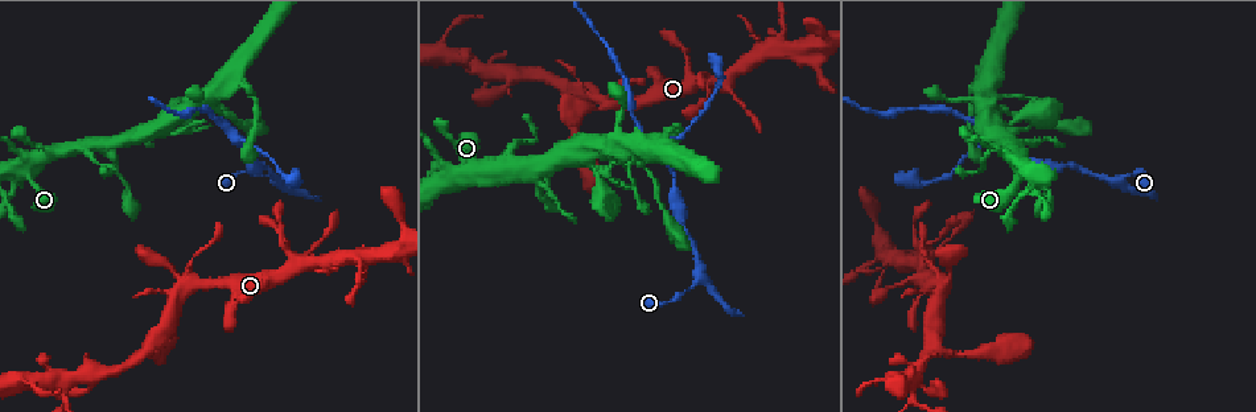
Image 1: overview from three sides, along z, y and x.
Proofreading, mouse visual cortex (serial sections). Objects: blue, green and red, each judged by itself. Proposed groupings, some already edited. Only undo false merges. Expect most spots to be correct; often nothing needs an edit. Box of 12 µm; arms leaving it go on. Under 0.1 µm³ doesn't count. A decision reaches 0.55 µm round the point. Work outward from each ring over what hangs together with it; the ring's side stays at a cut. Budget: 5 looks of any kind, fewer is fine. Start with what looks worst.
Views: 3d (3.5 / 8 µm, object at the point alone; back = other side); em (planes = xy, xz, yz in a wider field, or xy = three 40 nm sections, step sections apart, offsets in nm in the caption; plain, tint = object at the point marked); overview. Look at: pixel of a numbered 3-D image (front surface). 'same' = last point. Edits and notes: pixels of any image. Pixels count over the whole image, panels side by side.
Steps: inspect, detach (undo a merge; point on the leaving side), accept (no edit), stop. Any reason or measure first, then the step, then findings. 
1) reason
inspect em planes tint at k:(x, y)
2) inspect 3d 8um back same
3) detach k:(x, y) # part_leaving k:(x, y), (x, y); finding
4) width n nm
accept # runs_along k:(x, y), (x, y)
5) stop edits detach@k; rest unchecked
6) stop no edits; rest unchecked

sudden change in width
inspect 3d 8um at 1:(913, 401)

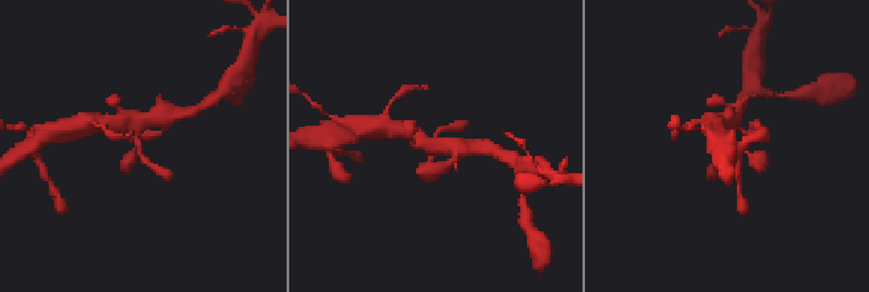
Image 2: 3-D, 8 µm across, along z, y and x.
inspect 3d 3.5um at 2:(139, 141)

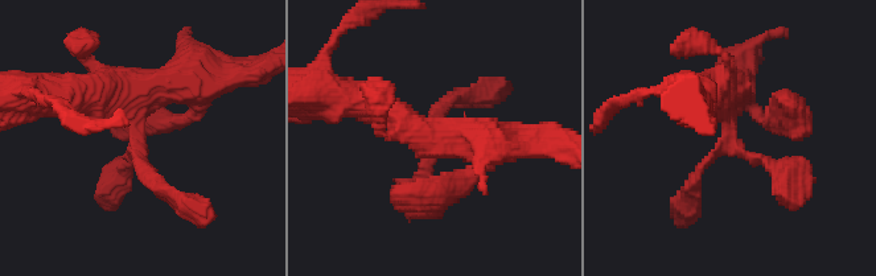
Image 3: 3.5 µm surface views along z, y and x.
accept # one cell here

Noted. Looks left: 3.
sudden change in width
inspect 3d 3.5um at 1:(684, 291)

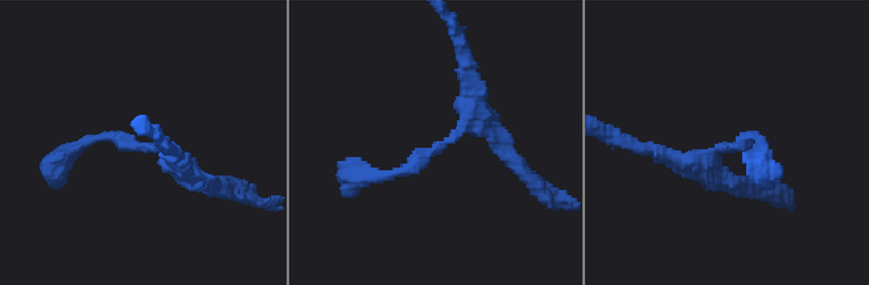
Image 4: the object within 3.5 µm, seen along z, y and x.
need the tissue
inspect em xy step 3 tint at 4:(731, 146)

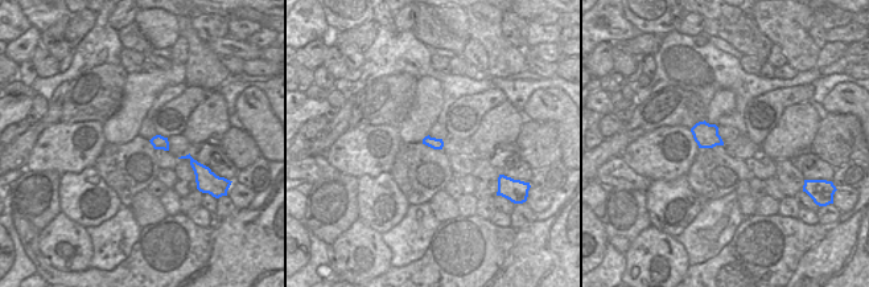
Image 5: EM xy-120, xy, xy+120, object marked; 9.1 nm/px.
inspect em xy step 1 tint same

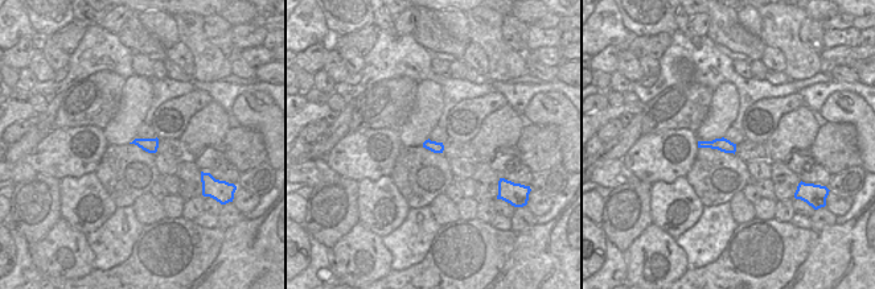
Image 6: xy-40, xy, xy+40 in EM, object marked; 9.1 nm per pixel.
width 100 nm
accept # runs_along 4:(367, 176), (403, 172), (468, 126), (468, 78); continuous, no second cell

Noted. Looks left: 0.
stop no edits; rest unchecked

